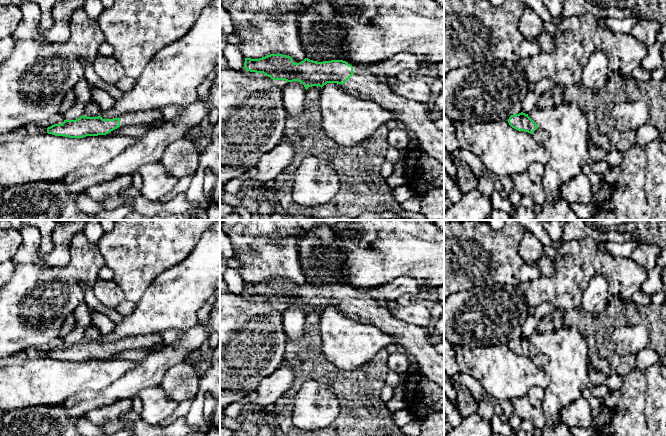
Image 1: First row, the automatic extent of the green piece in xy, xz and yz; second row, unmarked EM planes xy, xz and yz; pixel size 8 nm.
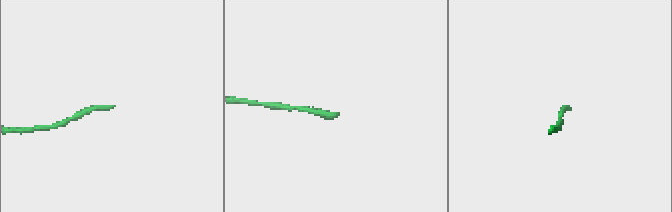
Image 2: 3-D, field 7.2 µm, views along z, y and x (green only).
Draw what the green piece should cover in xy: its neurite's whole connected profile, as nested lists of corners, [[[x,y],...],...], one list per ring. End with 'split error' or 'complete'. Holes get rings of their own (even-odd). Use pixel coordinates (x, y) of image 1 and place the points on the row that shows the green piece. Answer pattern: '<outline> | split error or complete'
[[[159,109],[130,112],[121,118],[103,119],[100,116],[81,116],[76,120],[64,120],[62,124],[54,124],[47,128],[47,133],[69,138],[83,138],[86,136],[106,135],[120,126],[150,124],[163,121]]] | split error

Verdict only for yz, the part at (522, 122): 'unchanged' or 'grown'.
unchanged

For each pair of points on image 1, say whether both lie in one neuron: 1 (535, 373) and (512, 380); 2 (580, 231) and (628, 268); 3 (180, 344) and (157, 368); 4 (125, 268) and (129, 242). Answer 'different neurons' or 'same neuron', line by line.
1: same neuron
2: different neurons
3: same neuron
4: same neuron

